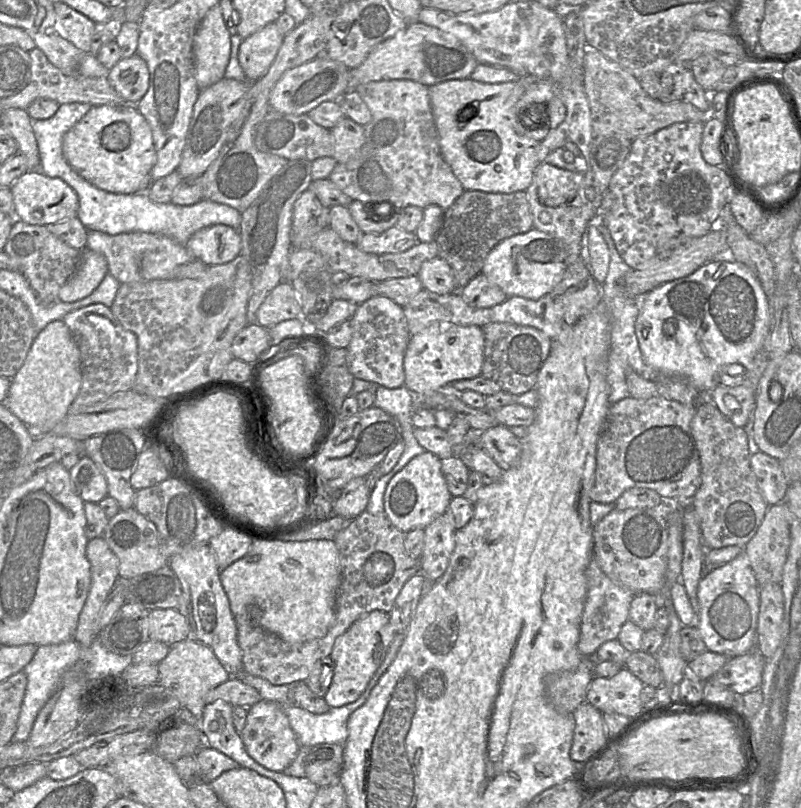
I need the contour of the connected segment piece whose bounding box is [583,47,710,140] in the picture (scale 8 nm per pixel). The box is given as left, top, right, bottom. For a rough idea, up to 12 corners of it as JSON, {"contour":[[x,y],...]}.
{"contour":[[586,48],[593,138],[634,140],[709,111],[652,99],[637,78]]}

